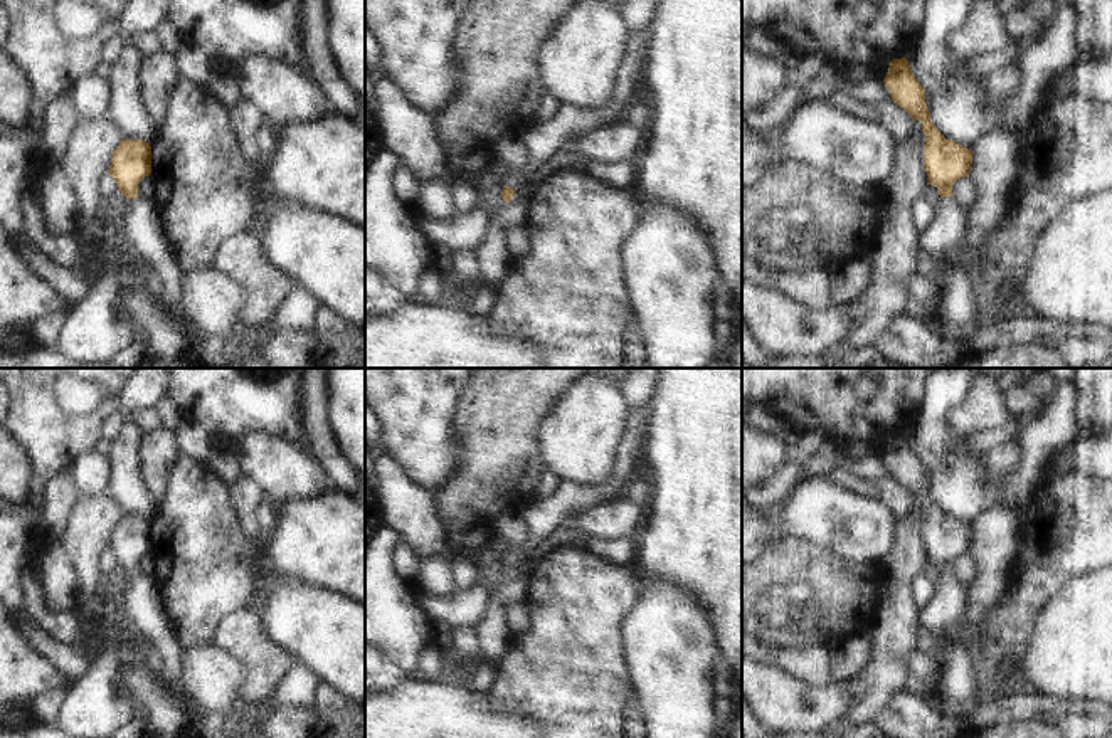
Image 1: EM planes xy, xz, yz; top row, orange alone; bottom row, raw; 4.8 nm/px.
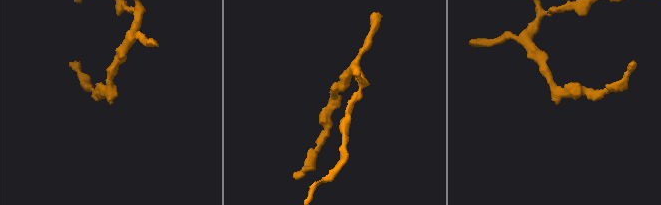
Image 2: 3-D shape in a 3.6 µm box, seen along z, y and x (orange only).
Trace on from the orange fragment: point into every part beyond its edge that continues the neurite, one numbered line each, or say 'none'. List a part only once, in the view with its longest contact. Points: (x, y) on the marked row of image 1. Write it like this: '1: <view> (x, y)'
1: xy (142, 226).

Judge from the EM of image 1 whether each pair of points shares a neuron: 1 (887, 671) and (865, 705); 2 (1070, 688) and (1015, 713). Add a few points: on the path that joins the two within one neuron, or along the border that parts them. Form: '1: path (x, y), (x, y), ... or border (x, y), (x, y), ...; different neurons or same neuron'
1: path (880, 680), (868, 696); same neuron
2: border (1032, 690), (1064, 700), (1090, 701); different neurons

